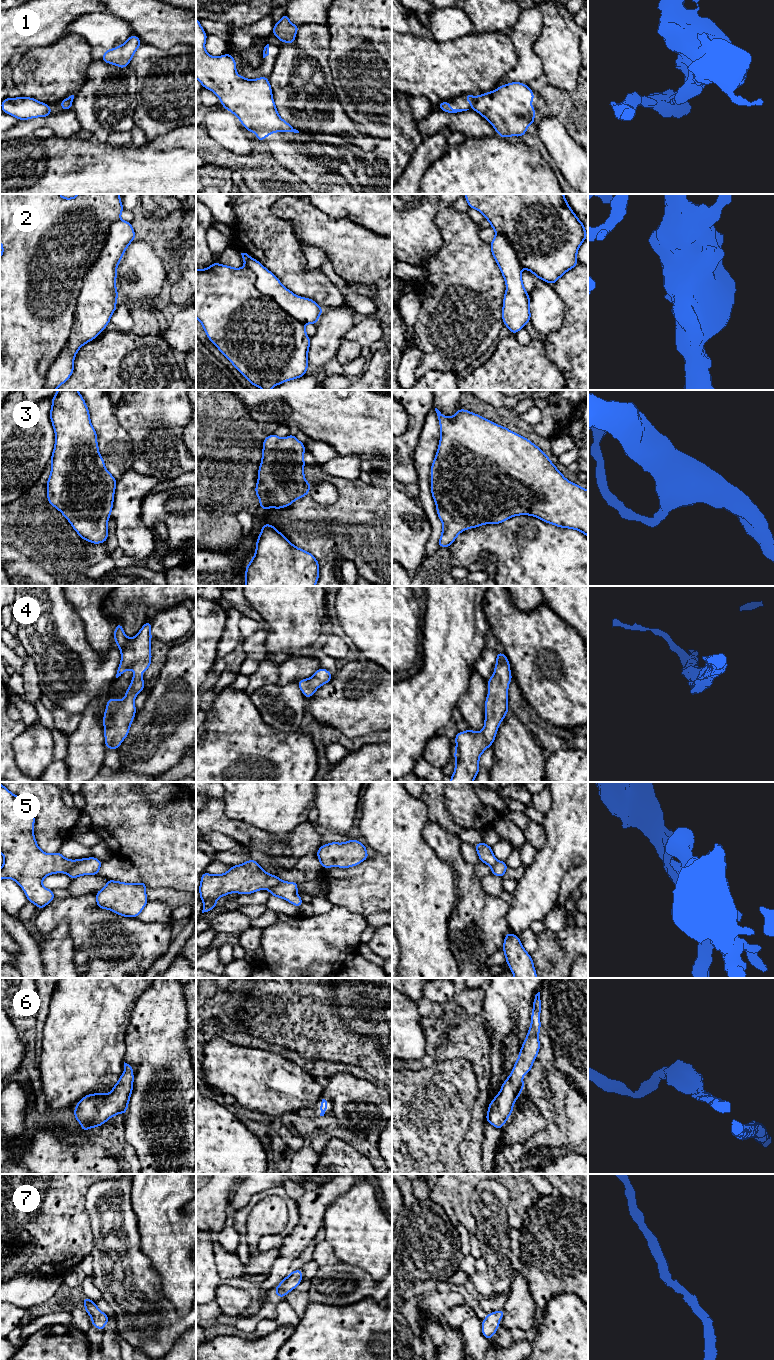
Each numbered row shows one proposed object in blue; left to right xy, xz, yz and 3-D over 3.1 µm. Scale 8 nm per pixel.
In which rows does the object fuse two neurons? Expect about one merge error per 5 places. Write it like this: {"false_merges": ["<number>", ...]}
{"false_merges": ["1", "2", "5"]}

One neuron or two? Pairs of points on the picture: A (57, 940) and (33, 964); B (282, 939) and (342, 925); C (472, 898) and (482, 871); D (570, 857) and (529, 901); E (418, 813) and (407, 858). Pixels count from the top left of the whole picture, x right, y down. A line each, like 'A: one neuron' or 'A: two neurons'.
A: two neurons
B: one neuron
C: two neurons
D: one neuron
E: one neuron

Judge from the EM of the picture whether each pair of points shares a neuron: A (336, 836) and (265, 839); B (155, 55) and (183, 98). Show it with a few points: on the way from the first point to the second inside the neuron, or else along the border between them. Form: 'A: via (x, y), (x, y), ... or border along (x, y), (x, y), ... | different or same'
A: border along (316, 827), (316, 831), (324, 843) | different
B: via (166, 64), (181, 79), (181, 87) | same

